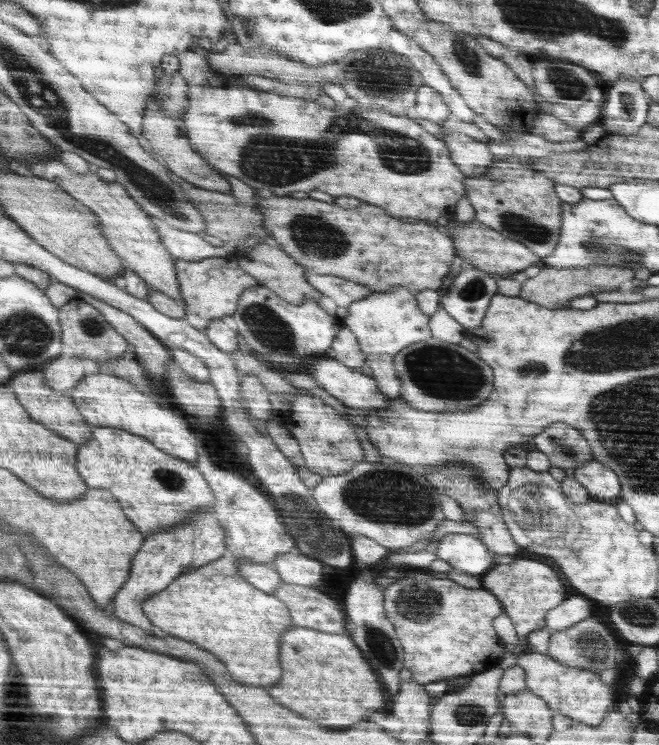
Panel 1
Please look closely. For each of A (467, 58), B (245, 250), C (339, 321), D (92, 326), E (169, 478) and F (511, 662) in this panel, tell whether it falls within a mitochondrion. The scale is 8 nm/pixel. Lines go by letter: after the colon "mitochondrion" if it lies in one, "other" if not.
A: mitochondrion
B: other
C: other
D: mitochondrion
E: mitochondrion
F: other

